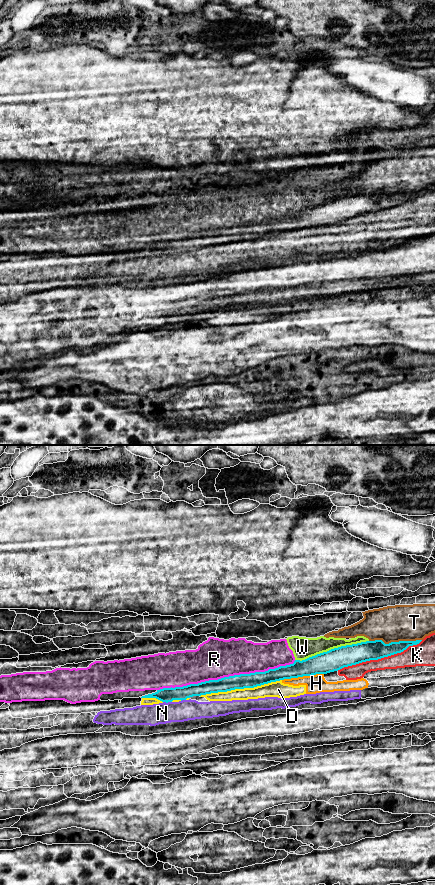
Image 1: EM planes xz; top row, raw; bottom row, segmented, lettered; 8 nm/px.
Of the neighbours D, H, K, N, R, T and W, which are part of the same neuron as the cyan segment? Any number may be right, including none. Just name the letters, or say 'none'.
none

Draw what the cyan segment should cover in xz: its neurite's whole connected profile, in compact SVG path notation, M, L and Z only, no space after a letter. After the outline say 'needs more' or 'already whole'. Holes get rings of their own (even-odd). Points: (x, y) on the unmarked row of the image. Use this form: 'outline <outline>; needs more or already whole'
outline M375 192L341 198L302 213L295 212L293 216L269 221L265 224L234 227L183 239L163 240L141 250L156 250L168 255L173 252L186 252L193 248L254 240L284 231L327 226L344 219L401 205L409 198L417 197L421 193L399 193L385 196L382 192Z; already whole

